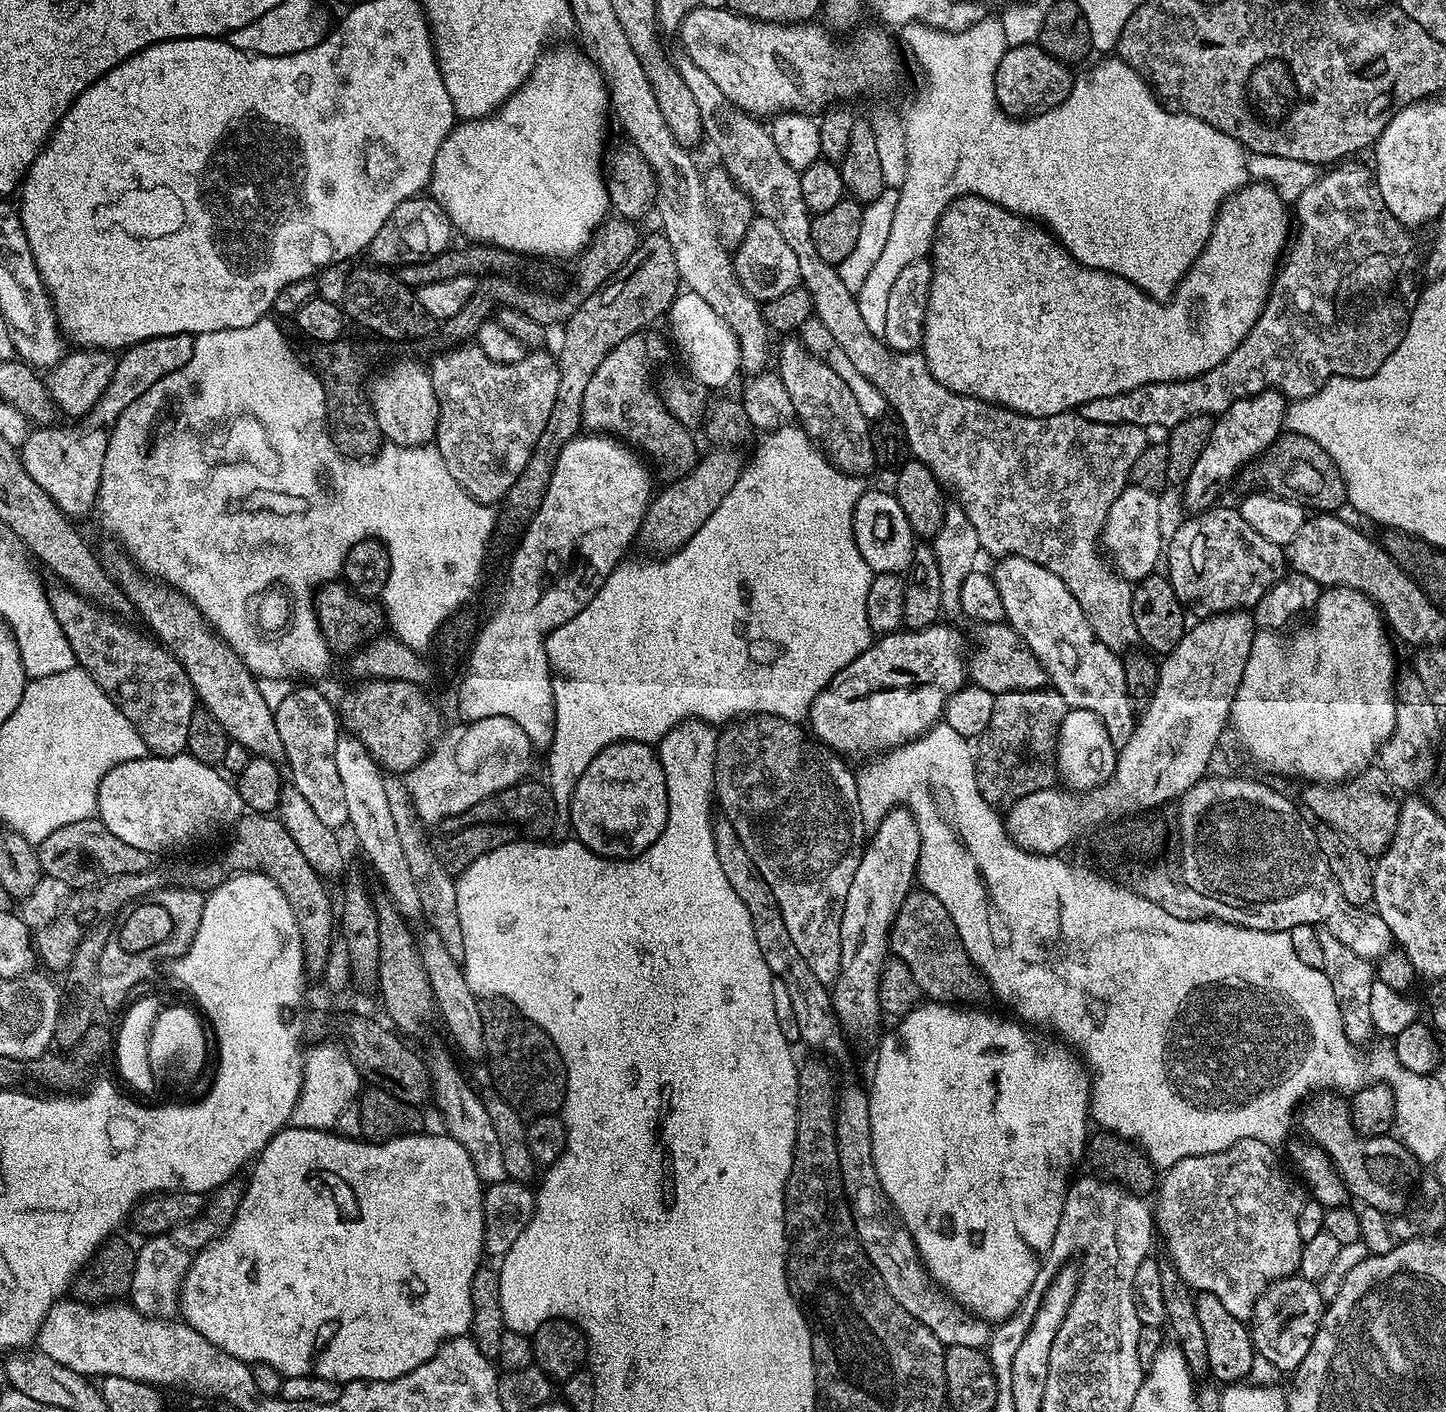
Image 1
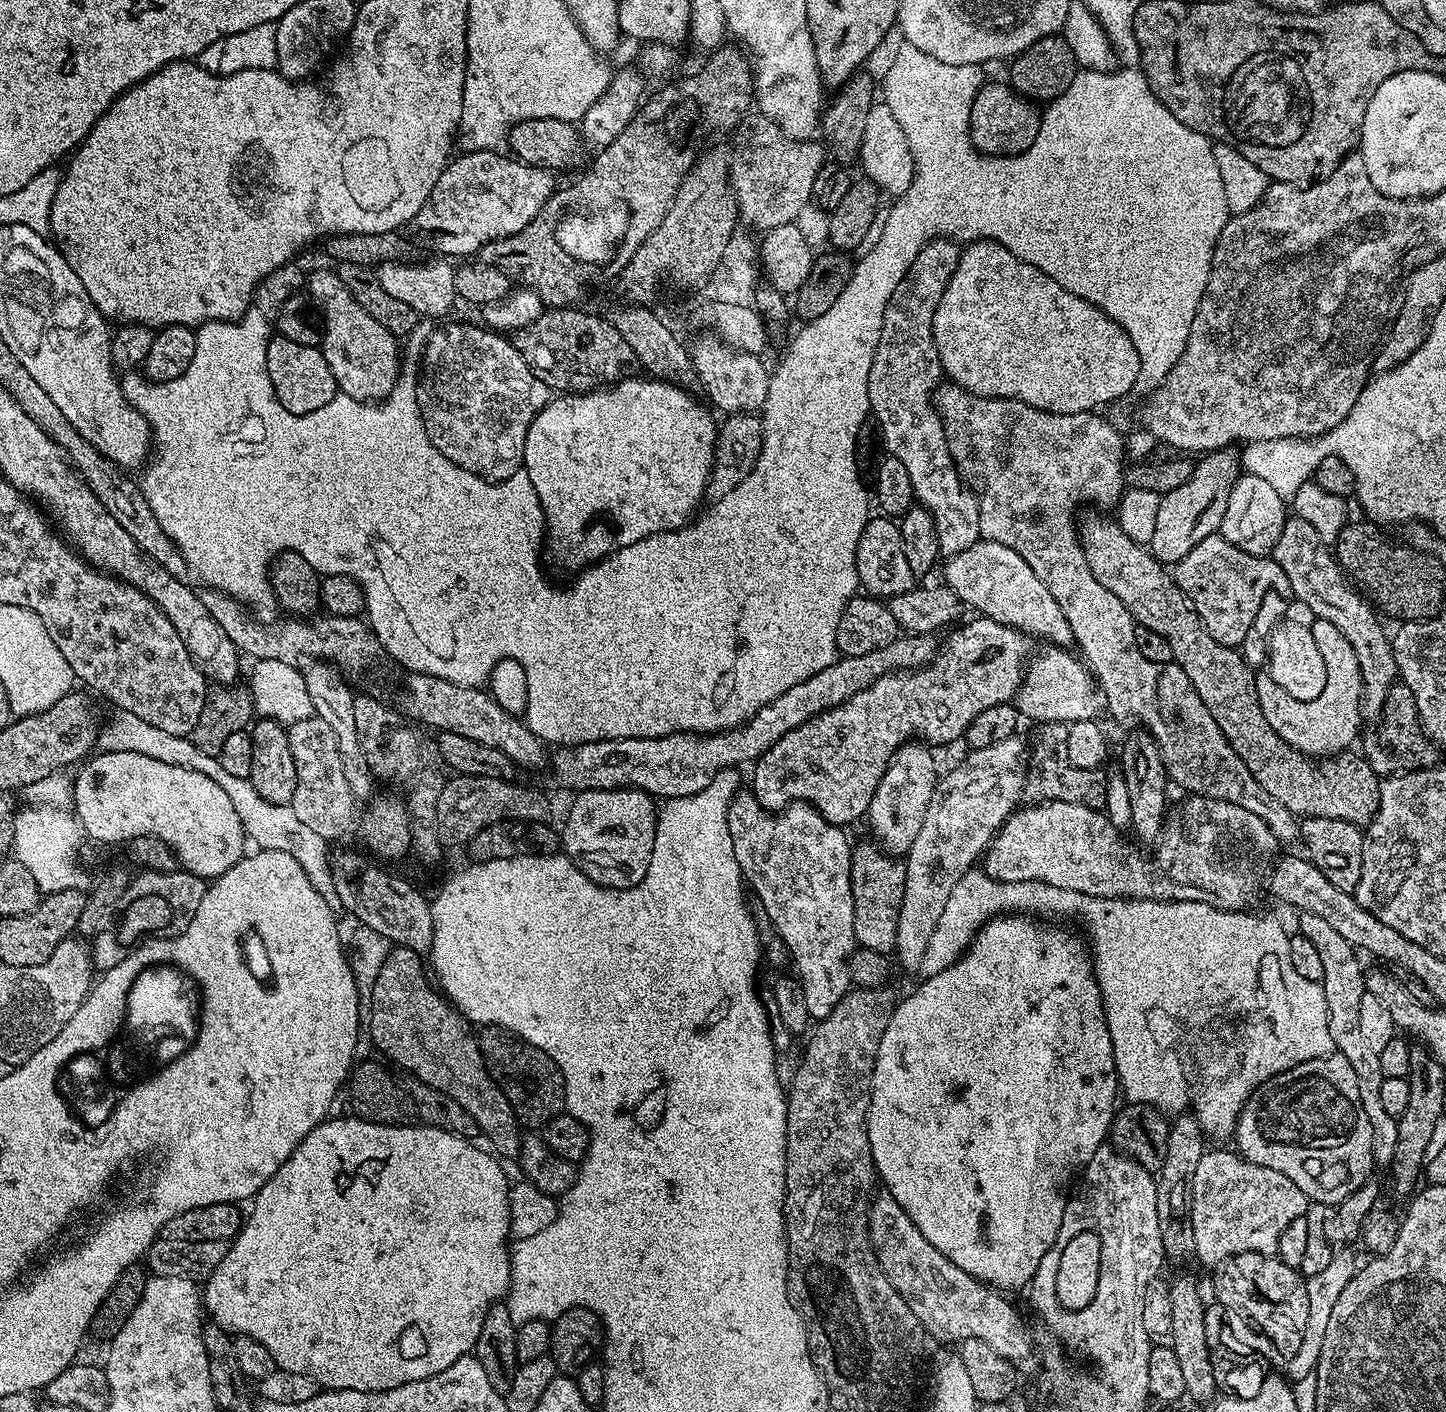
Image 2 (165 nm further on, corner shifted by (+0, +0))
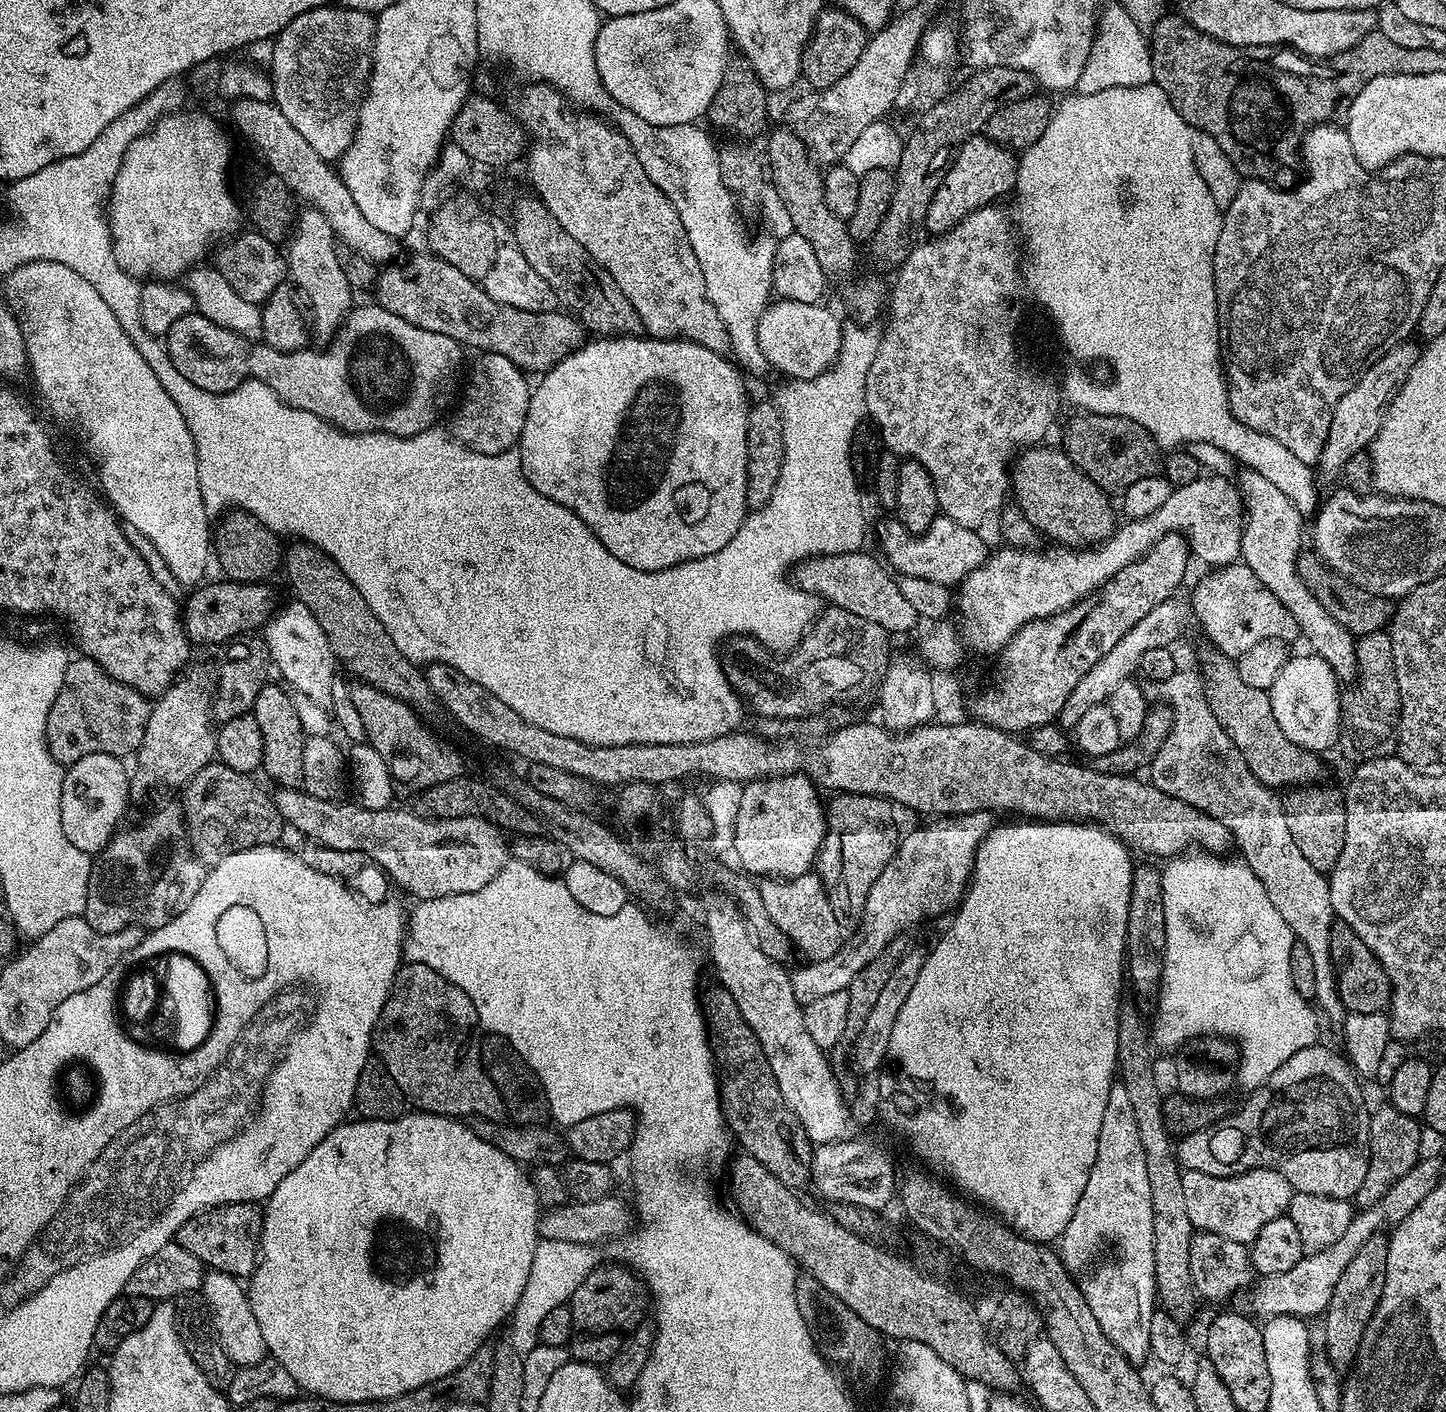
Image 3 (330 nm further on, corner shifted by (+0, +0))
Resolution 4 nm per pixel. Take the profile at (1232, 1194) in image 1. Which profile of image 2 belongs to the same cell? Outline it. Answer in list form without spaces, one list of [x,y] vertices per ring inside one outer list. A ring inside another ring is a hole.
[[[1205,1151],[1192,1187],[1192,1225],[1199,1263],[1219,1266],[1230,1256],[1257,1252],[1271,1256],[1278,1250],[1282,1230],[1308,1211],[1309,1198],[1278,1170],[1258,1166],[1235,1151]]]

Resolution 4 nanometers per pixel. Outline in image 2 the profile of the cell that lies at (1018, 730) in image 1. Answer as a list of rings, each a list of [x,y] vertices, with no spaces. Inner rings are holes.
[[[1044,722],[1039,725],[1036,737],[1030,740],[1030,755],[1027,757],[1023,799],[1028,804],[1041,804],[1047,800],[1074,802],[1100,810],[1106,802],[1108,772],[1103,767],[1079,768],[1070,762],[1066,754],[1068,724]]]

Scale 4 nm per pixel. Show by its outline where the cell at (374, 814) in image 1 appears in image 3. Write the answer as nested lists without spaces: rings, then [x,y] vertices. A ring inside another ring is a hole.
[[[300,601],[291,602],[282,609],[279,607],[264,627],[262,636],[269,650],[271,663],[295,693],[310,697],[316,704],[329,705],[332,701],[332,684],[338,676],[337,658],[311,610]]]

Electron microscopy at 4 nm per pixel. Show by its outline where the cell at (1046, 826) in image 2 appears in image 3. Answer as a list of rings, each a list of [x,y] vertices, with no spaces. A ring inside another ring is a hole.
[[[971,812],[965,816],[936,818],[931,822],[933,824],[924,824],[921,828],[916,828],[905,836],[903,833],[899,837],[896,853],[890,858],[890,862],[886,862],[882,874],[874,878],[870,894],[866,894],[864,913],[853,931],[856,933],[849,940],[847,937],[834,954],[804,962],[808,964],[802,965],[801,968],[791,969],[794,998],[801,1006],[815,1002],[817,998],[826,998],[830,994],[847,992],[850,982],[858,978],[858,973],[866,970],[866,966],[870,966],[874,958],[885,955],[889,951],[888,943],[898,939],[919,916],[940,916],[943,912],[951,913],[959,909],[972,879],[972,870],[976,867],[976,851],[981,842],[992,832],[994,816],[991,812]]]

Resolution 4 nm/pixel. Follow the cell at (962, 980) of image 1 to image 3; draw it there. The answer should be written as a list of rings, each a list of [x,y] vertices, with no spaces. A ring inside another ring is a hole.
[[[846,792],[837,795],[835,799],[826,808],[828,833],[824,835],[824,844],[814,868],[827,885],[834,918],[838,918],[841,926],[855,926],[864,913],[866,894],[870,894],[874,878],[882,874],[886,862],[890,862],[890,858],[896,853],[896,816],[892,813],[893,805],[882,796]]]

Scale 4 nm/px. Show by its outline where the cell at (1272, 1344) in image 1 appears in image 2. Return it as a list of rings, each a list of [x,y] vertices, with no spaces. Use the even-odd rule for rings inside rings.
[[[1257,1252],[1230,1256],[1215,1272],[1212,1280],[1216,1287],[1215,1299],[1250,1325],[1251,1331],[1262,1341],[1267,1363],[1269,1360],[1272,1364],[1287,1365],[1288,1360],[1298,1354],[1298,1346],[1302,1346],[1306,1334],[1306,1318],[1310,1315],[1307,1279],[1275,1255]]]

